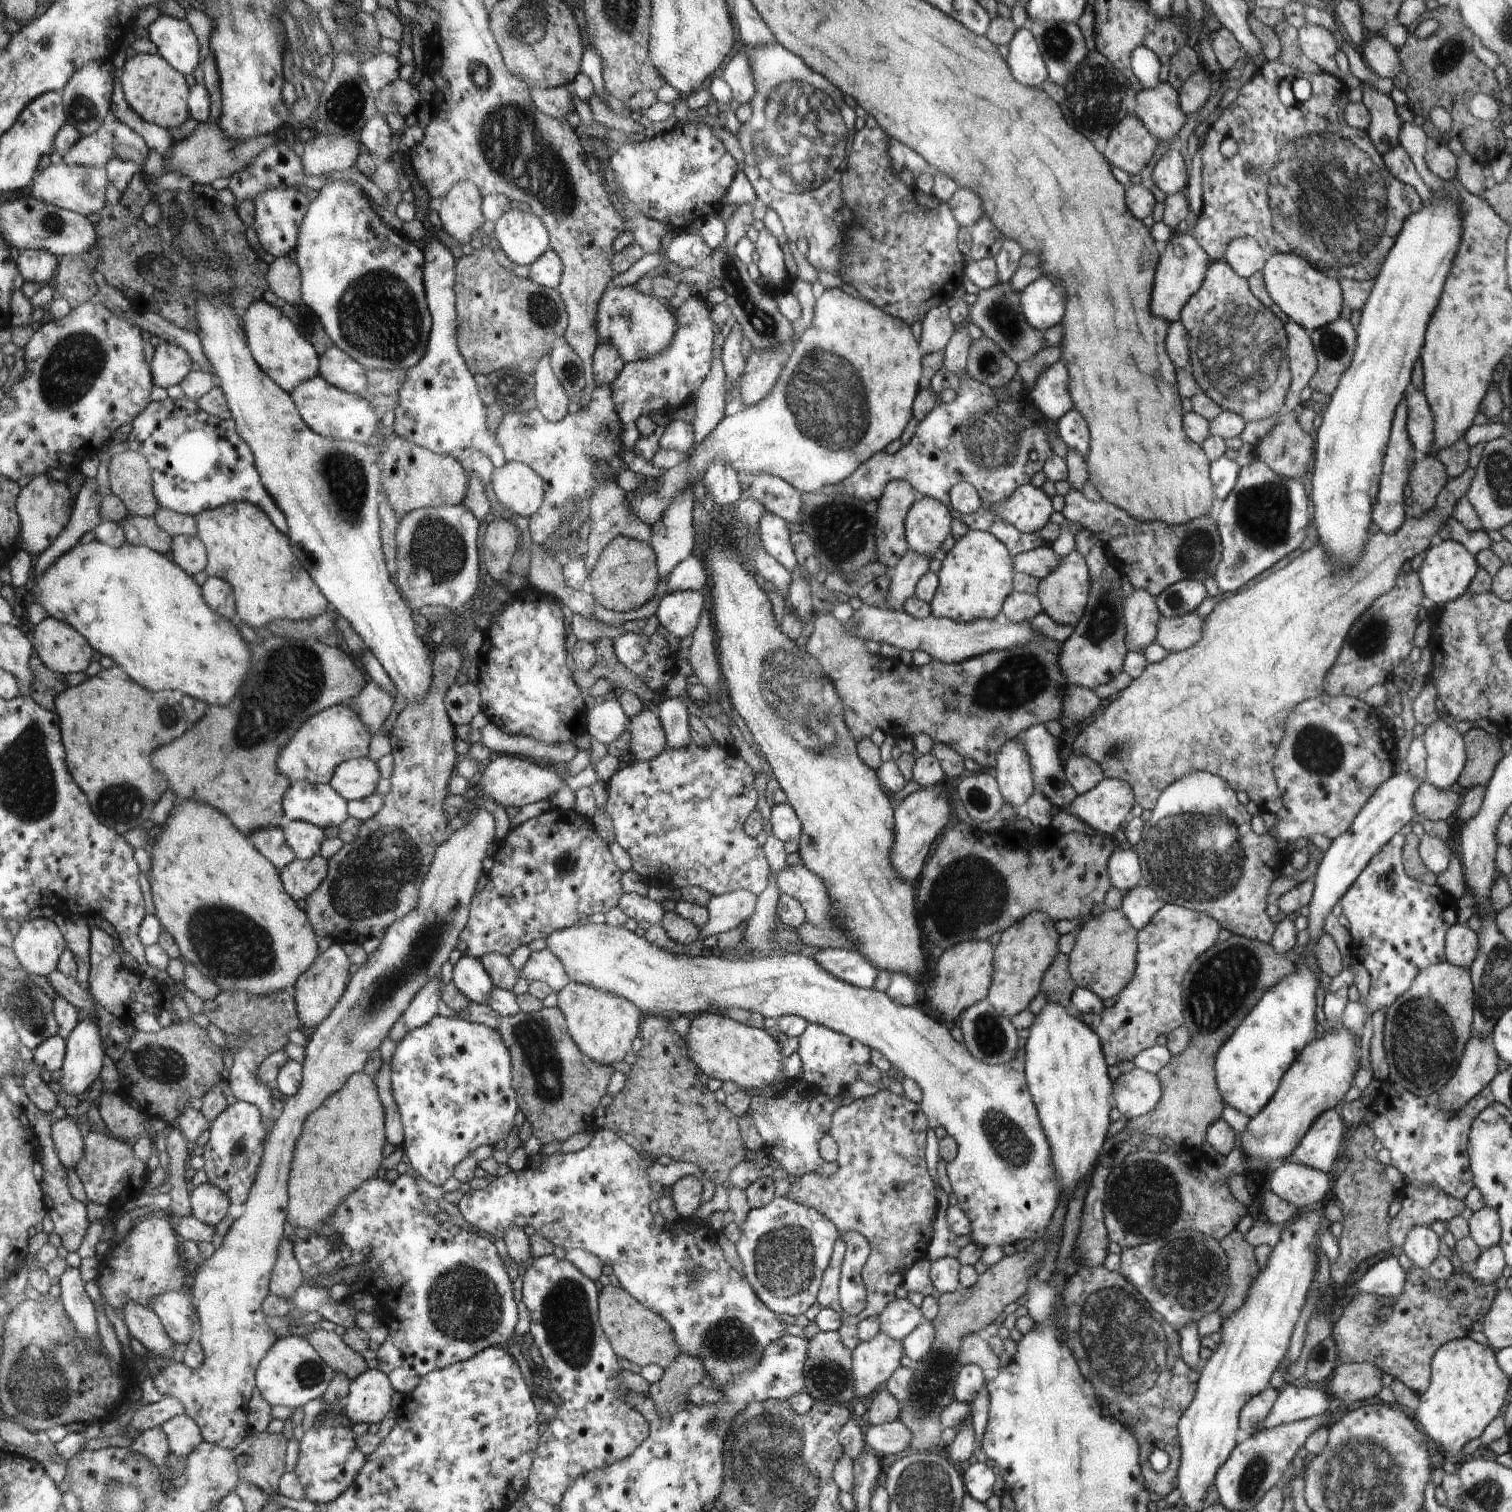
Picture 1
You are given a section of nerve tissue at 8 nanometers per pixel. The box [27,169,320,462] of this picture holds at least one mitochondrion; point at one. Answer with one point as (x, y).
(76, 362)

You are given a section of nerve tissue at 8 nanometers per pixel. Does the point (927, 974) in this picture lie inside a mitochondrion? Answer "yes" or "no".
no

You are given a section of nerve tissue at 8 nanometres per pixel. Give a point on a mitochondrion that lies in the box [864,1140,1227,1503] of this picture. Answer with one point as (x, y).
(1128, 1350)

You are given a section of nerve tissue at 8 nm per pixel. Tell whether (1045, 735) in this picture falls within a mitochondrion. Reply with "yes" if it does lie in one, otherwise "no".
no

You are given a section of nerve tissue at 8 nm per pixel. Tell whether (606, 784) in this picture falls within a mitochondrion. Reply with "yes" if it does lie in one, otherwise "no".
no

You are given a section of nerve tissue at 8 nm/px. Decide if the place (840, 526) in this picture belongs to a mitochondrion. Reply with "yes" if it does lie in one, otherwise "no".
yes

